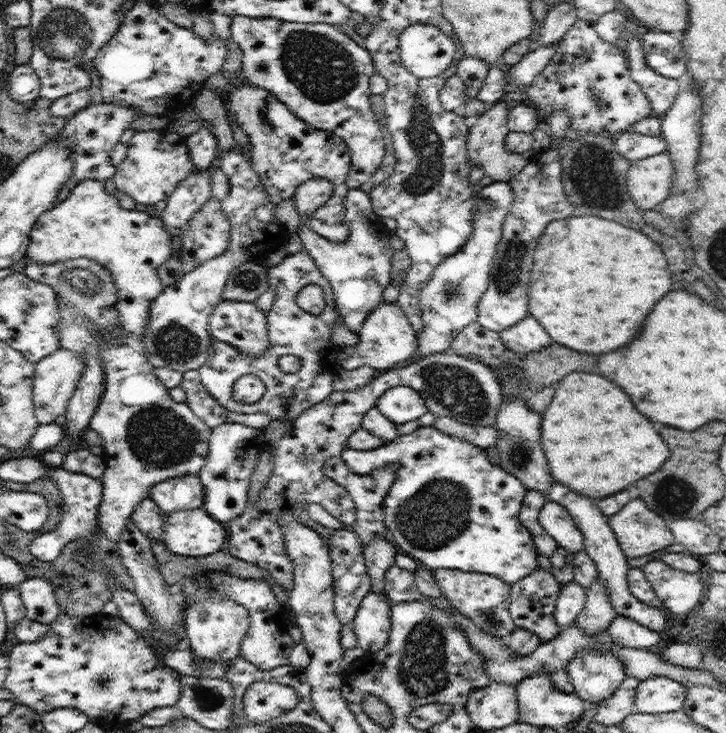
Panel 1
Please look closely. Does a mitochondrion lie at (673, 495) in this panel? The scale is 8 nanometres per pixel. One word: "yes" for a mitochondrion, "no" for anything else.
yes

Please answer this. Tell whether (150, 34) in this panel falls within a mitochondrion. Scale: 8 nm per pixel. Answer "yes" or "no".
no

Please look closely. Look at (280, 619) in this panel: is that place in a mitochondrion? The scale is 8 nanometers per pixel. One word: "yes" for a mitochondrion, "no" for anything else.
no

